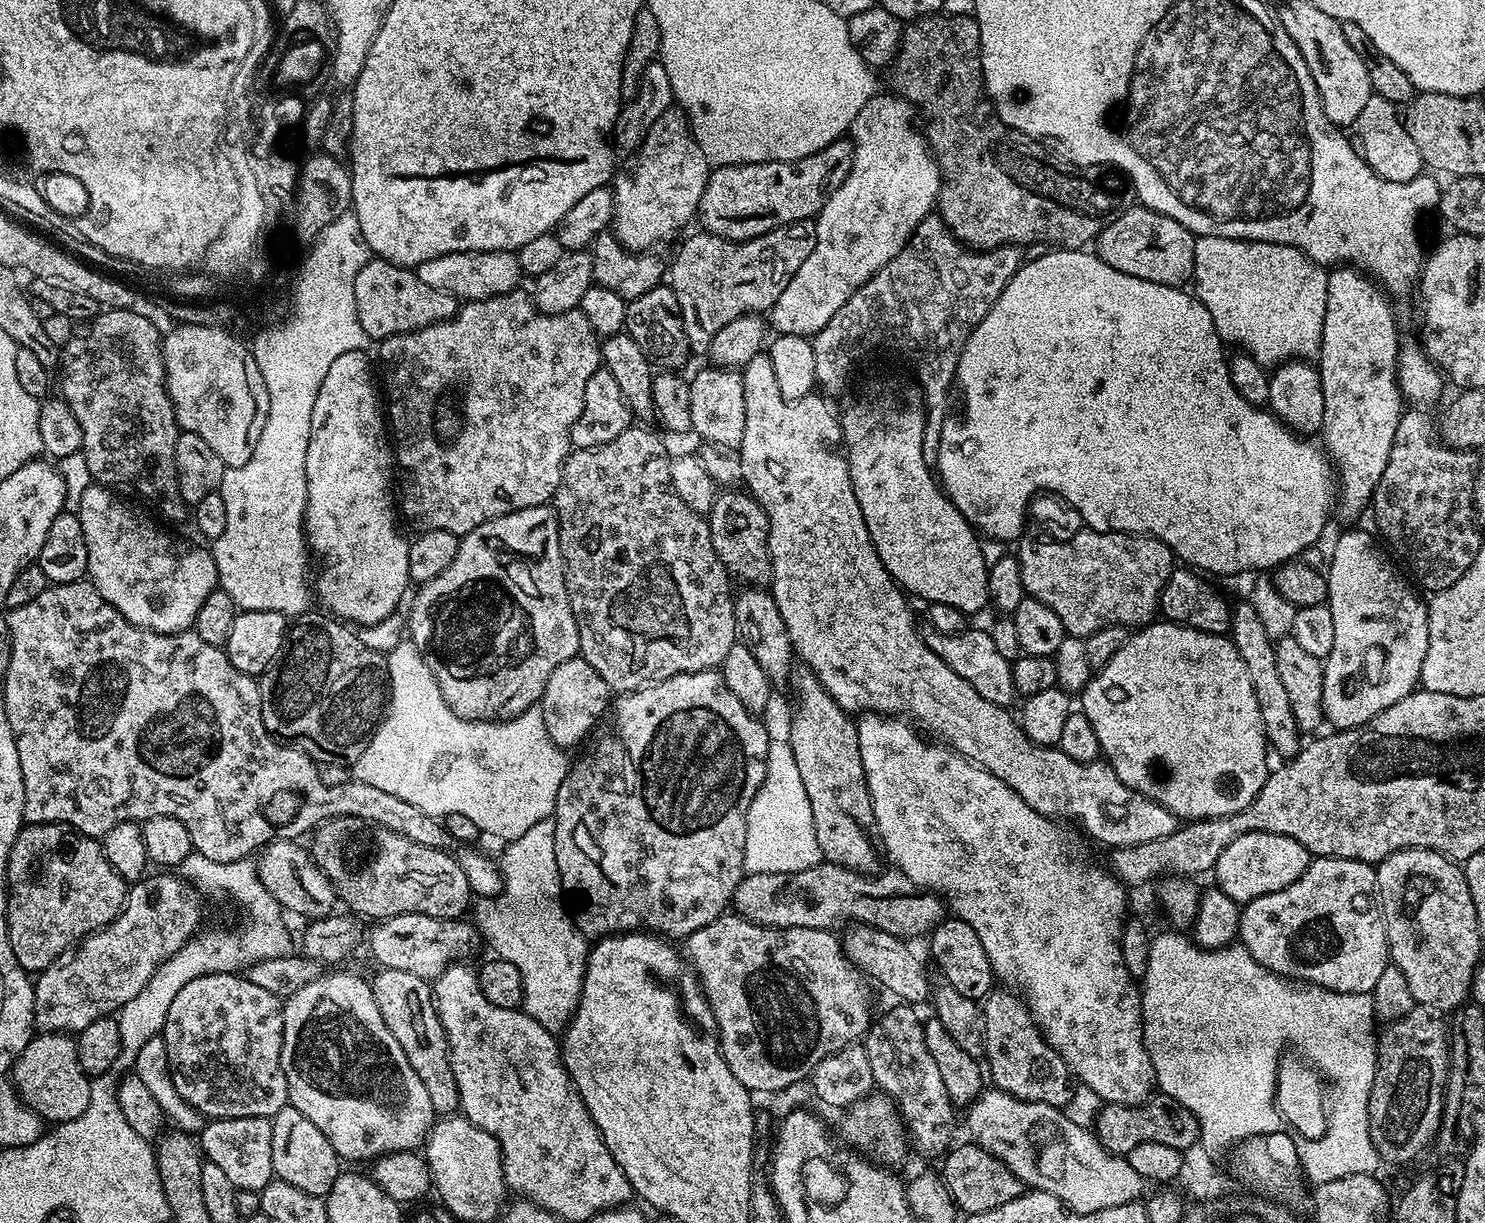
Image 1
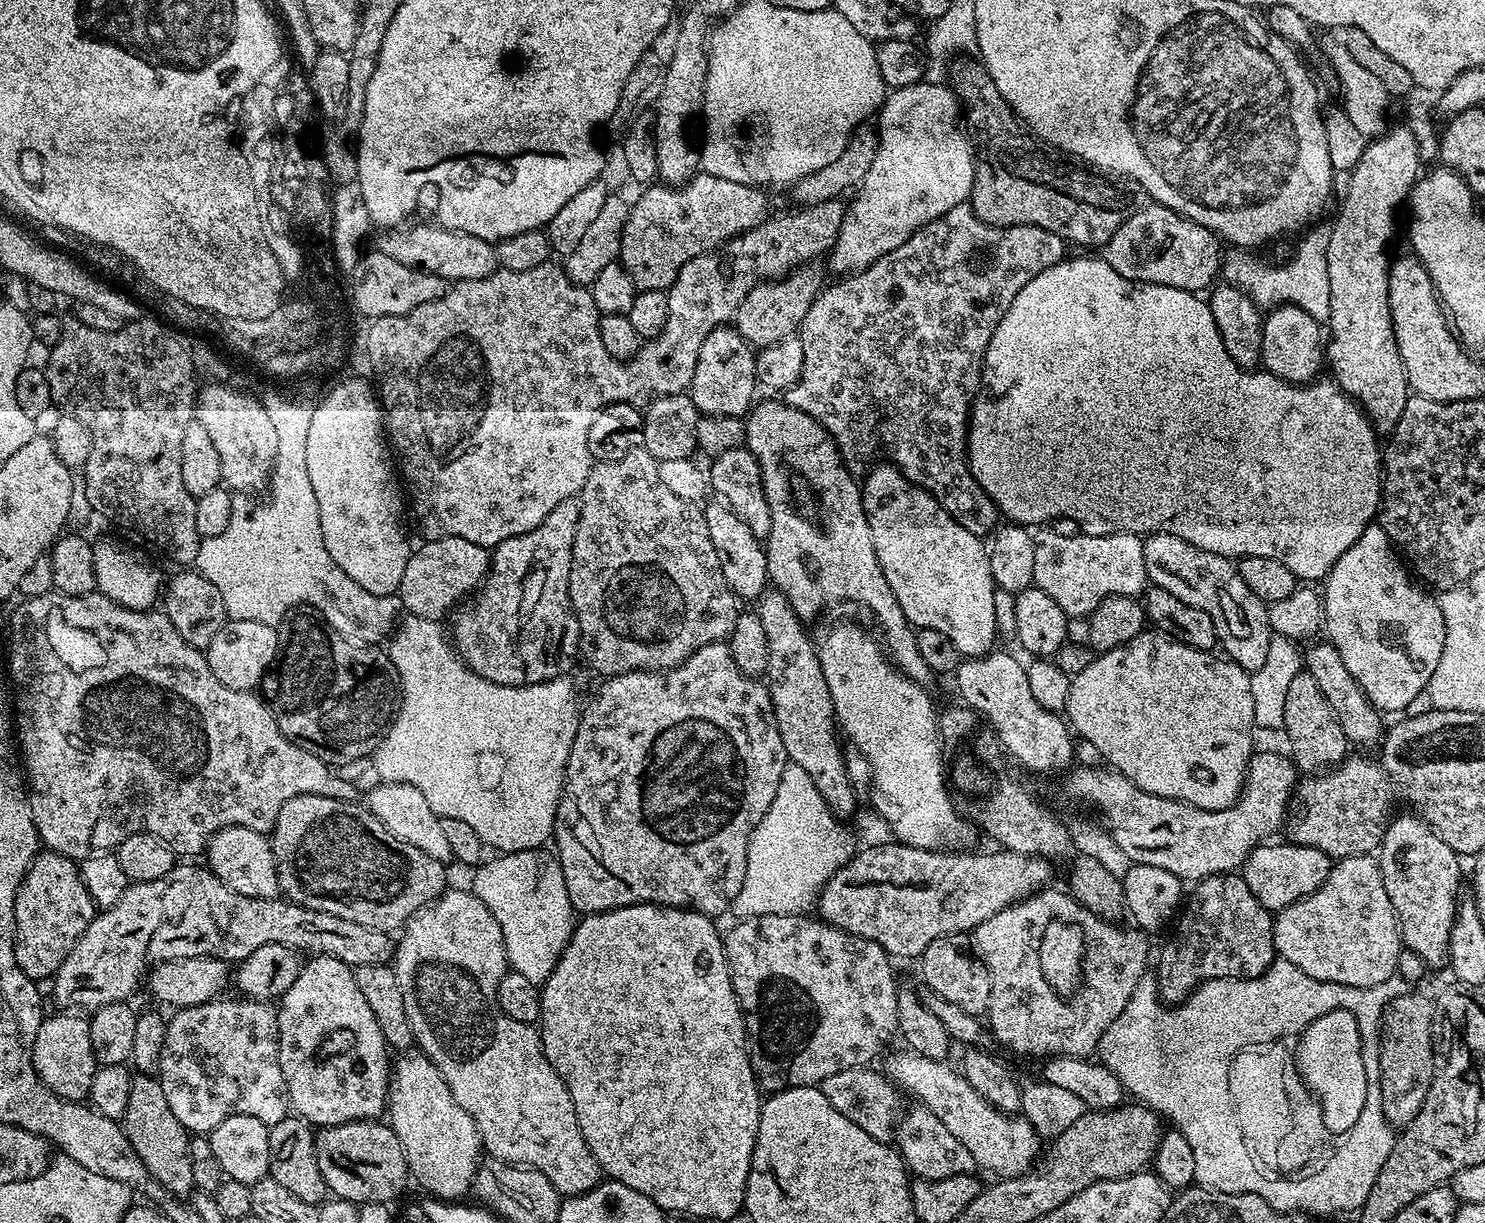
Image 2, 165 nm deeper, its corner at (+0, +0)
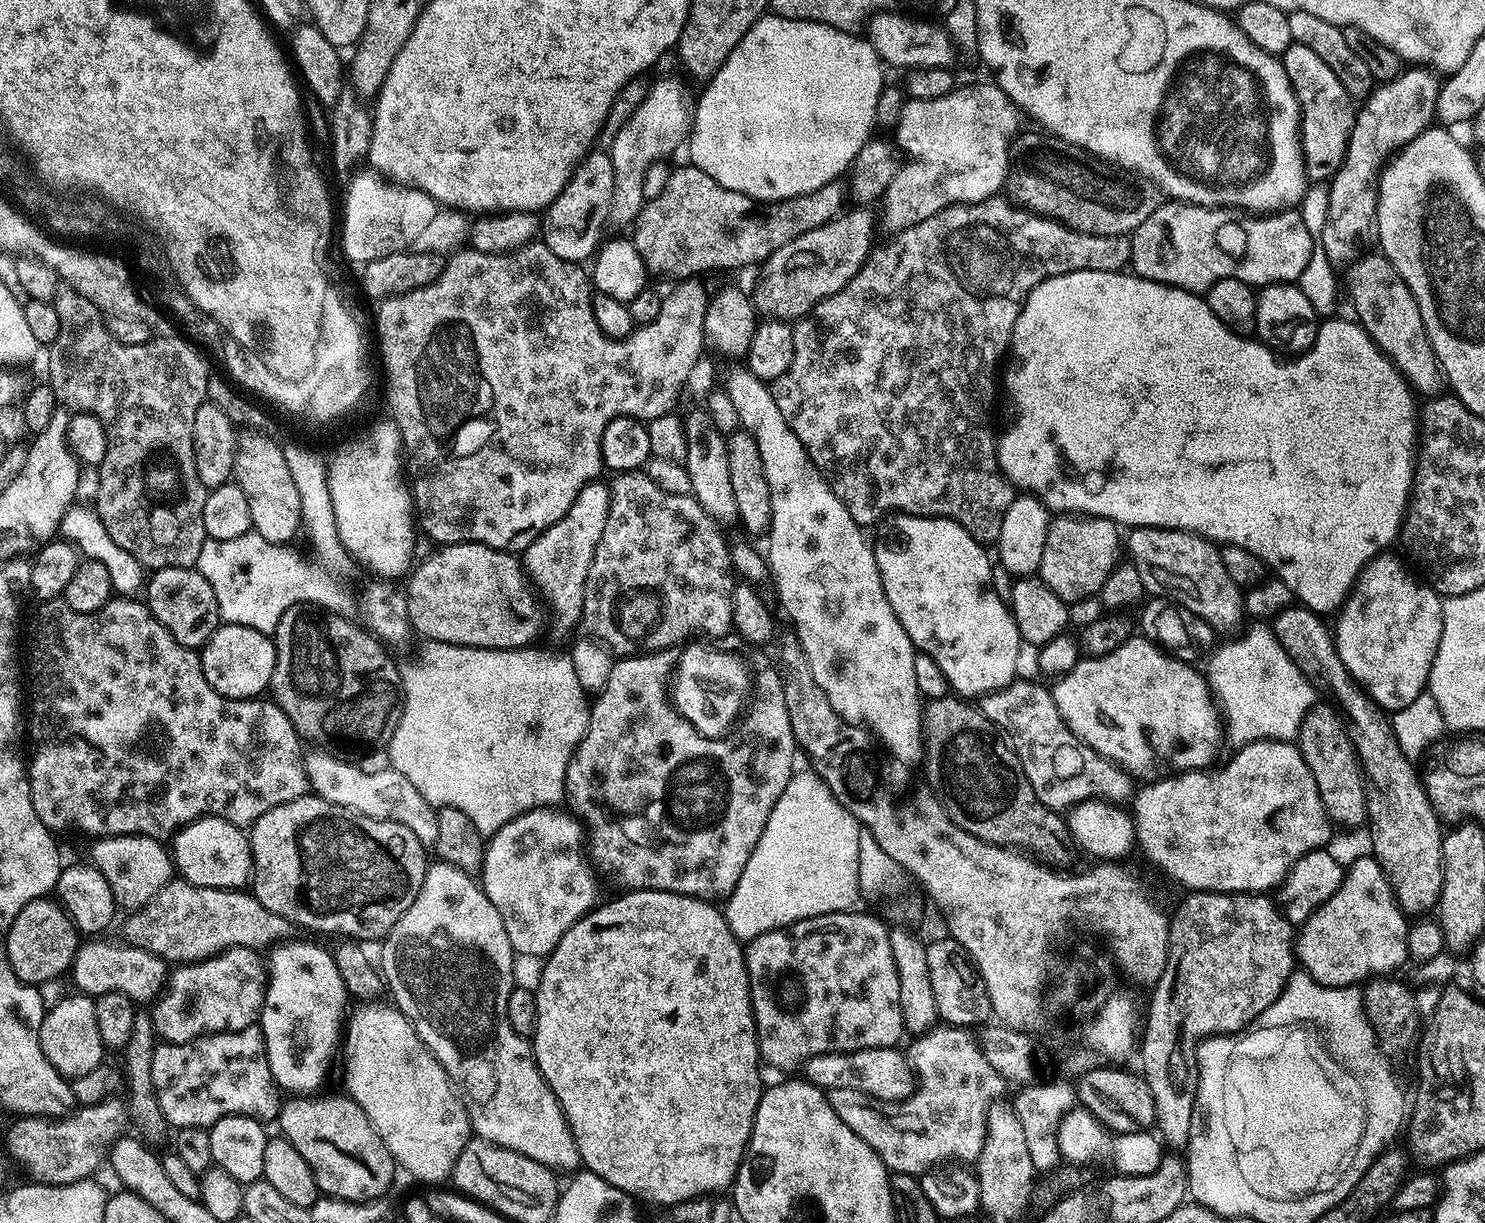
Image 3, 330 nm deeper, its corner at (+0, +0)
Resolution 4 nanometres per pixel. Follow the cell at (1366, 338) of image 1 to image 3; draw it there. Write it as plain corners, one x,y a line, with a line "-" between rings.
1408,66
1399,76
1392,80
1377,83
1362,103
1356,108
1356,121
1350,130
1350,138
1346,146
1346,154
1342,158
1342,166
1332,176
1328,189
1328,209
1326,210
1326,226
1322,226
1322,238
1318,243
1326,250
1326,258
1334,266
1347,266
1361,255
1363,244
1373,243
1376,227
1376,185
1378,173
1393,154
1405,148
1418,134
1433,127
1437,119
1436,107
1441,88
1441,77
1427,66

